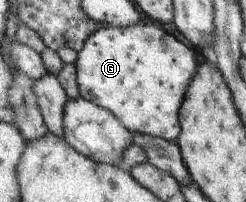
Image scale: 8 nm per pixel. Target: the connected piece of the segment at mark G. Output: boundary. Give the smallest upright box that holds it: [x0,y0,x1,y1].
[75,22,201,142]

